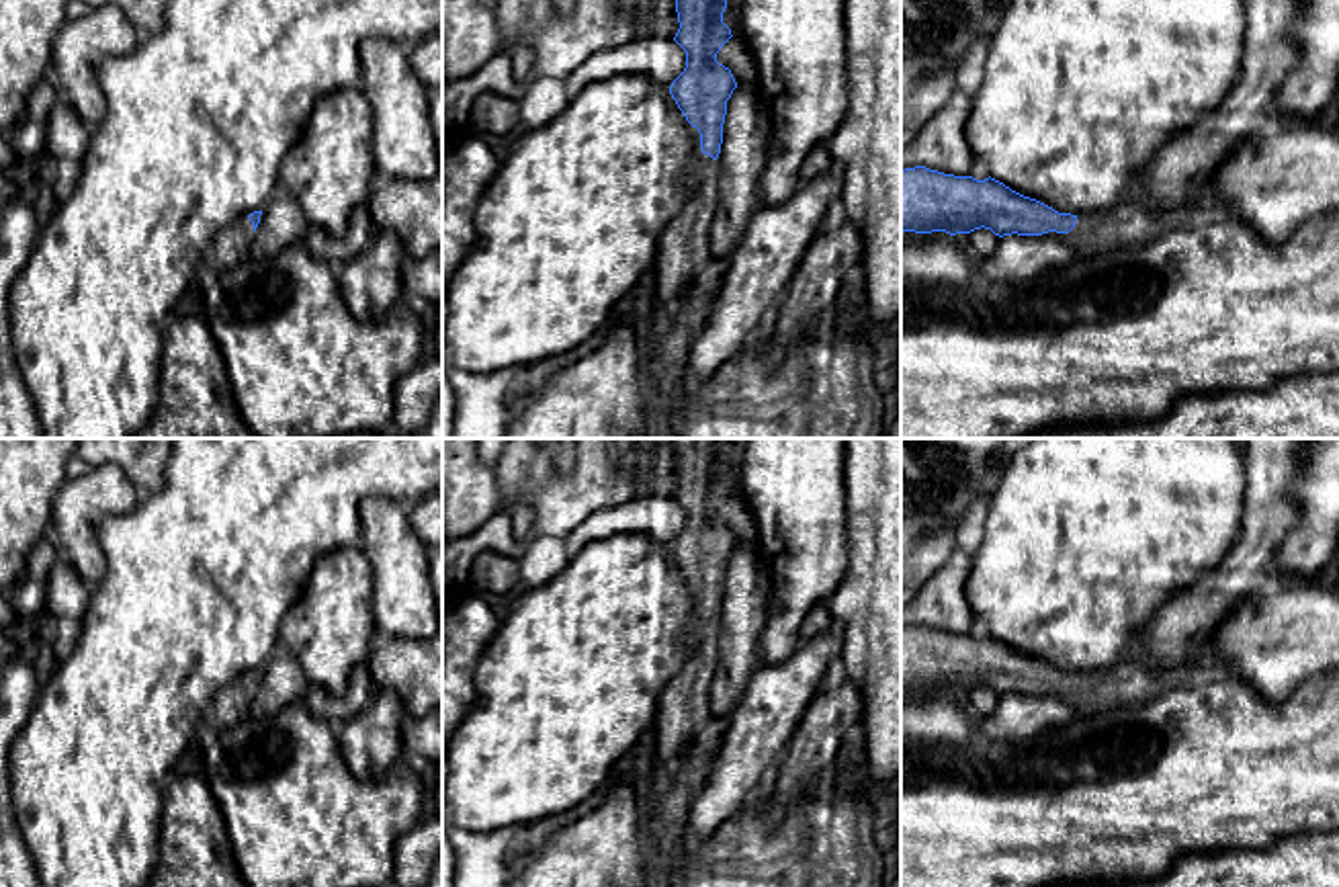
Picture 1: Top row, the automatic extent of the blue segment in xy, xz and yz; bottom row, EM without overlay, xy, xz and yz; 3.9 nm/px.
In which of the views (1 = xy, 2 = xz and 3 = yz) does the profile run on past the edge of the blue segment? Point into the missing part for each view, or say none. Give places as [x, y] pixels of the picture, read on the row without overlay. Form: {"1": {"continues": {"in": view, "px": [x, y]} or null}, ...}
{"1": {"continues": {"in": "xy", "px": [230, 705]}}, "2": {"continues": {"in": "xz", "px": [684, 713]}}, "3": {"continues": {"in": "yz", "px": [1127, 683]}}}

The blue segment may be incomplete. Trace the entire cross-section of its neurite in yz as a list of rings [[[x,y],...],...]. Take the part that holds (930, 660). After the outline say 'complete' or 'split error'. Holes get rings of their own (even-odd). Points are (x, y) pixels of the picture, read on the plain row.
[[[925,625],[901,629],[901,690],[950,694],[991,688],[995,694],[1056,690],[1077,717],[1142,705],[1157,694],[1220,672],[1220,658],[1204,649],[1173,670],[1147,670],[1132,658],[1083,674],[1059,672],[995,637],[977,639]]]; split error

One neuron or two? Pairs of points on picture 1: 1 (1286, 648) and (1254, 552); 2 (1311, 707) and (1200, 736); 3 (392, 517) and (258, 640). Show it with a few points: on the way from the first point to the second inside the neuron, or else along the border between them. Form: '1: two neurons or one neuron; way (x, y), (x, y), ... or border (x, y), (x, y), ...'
1: two neurons; border (1276, 580), (1251, 593), (1227, 617)
2: one neuron; way (1284, 734), (1227, 736)
3: two neurons; border (377, 496), (365, 496), (357, 507), (357, 541)

